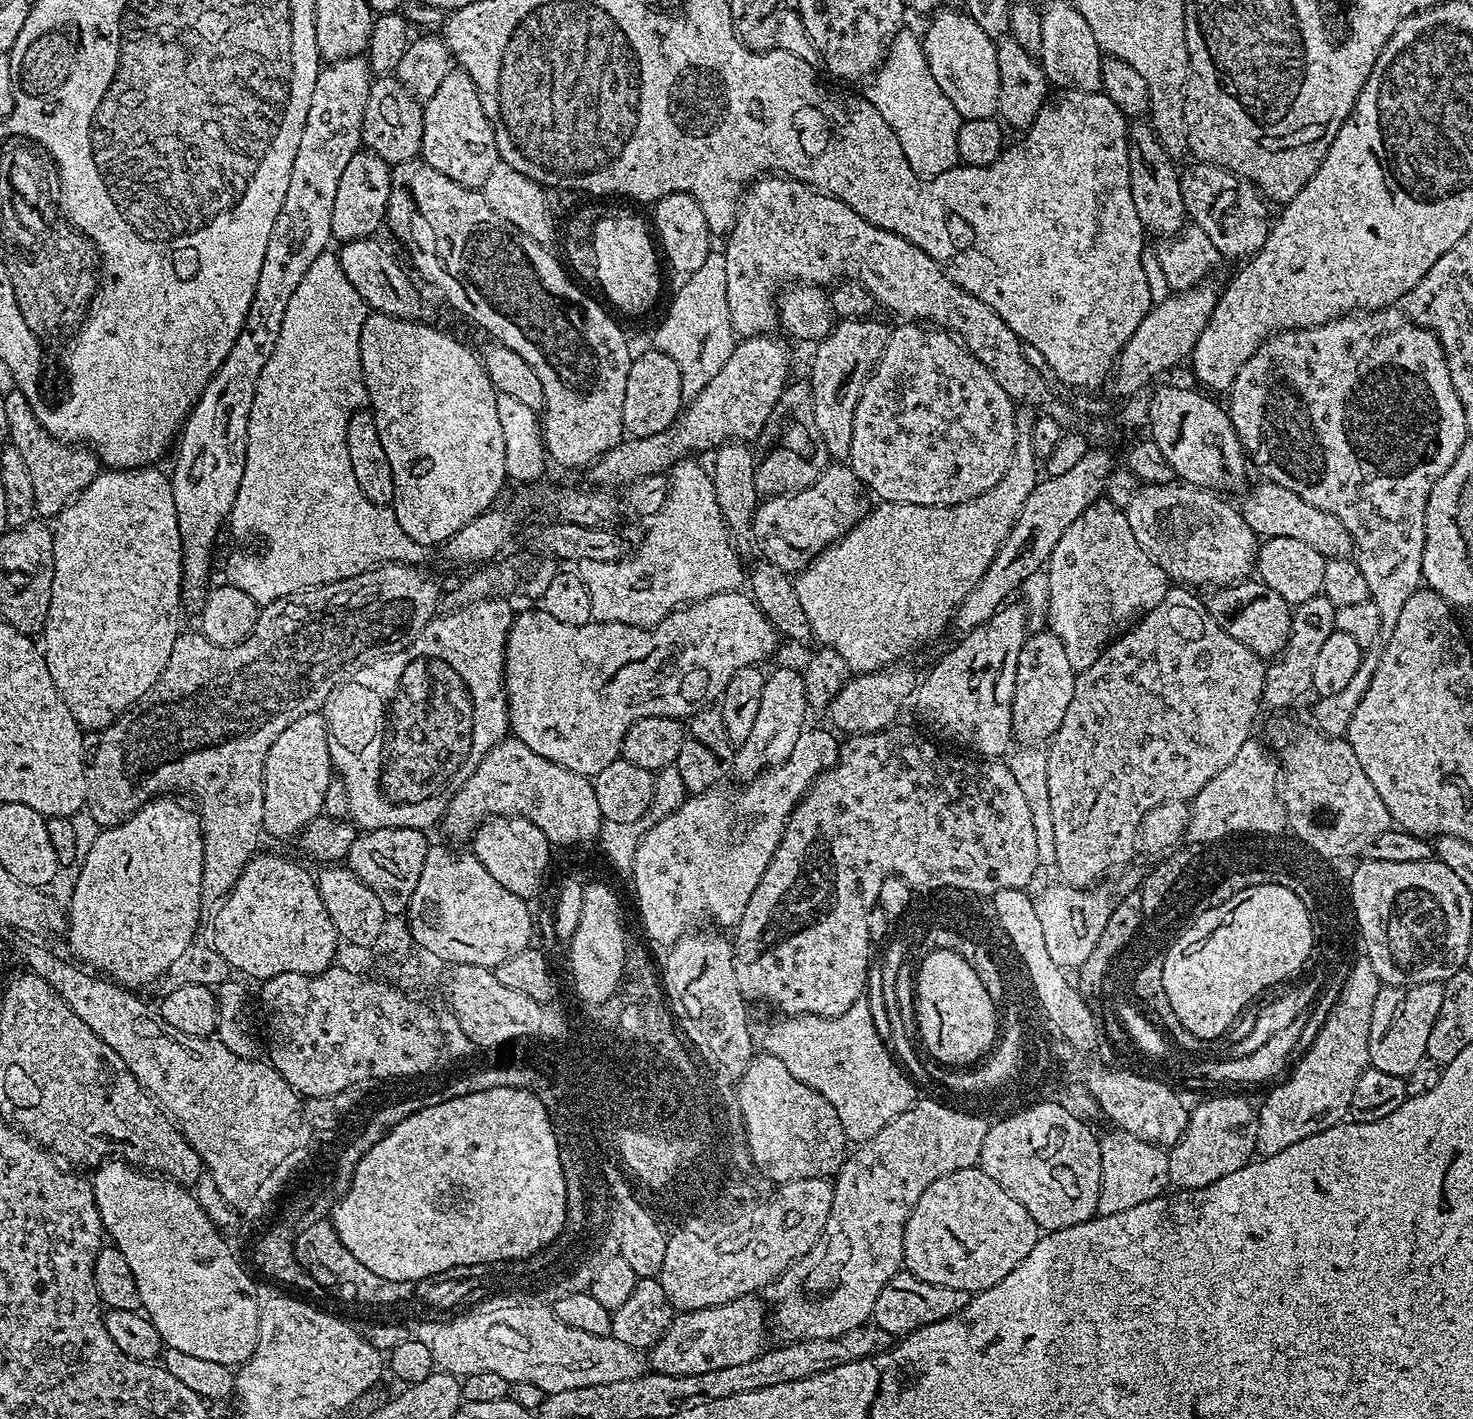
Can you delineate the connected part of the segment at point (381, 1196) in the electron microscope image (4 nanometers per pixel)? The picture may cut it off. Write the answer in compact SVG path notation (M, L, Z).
M504 1088L483 1090L451 1098L436 1106L426 1106L388 1130L377 1145L356 1164L353 1182L348 1192L335 1201L330 1212L332 1225L338 1238L366 1270L374 1270L378 1278L390 1278L394 1282L425 1280L447 1272L450 1267L492 1264L503 1260L522 1260L542 1251L560 1235L567 1222L567 1200L564 1198L564 1180L560 1176L562 1162L559 1160L560 1143L550 1108L542 1103L534 1091L527 1088Z

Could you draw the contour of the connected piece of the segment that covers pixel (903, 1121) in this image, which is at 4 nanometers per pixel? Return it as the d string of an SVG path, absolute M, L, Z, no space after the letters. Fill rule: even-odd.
M920 1098L917 1099L916 1103L911 1104L905 1112L898 1114L898 1118L886 1122L886 1126L882 1126L882 1130L878 1130L878 1134L874 1134L874 1138L859 1141L847 1153L844 1165L840 1167L839 1172L834 1177L832 1186L834 1202L830 1206L830 1218L826 1218L826 1226L822 1230L818 1242L814 1242L811 1250L802 1258L795 1260L776 1280L775 1284L771 1285L770 1293L772 1292L772 1296L776 1301L770 1304L770 1320L771 1323L772 1320L776 1323L777 1330L784 1335L784 1338L789 1341L834 1338L855 1328L861 1328L863 1324L872 1320L874 1302L878 1302L878 1294L882 1294L882 1286L886 1286L886 1282L890 1282L890 1278L894 1278L896 1273L904 1268L904 1227L914 1210L914 1206L918 1206L918 1198L922 1198L922 1194L926 1190L926 1186L930 1186L930 1182L938 1182L938 1178L942 1178L946 1174L954 1174L958 1170L966 1170L979 1165L980 1155L982 1154L982 1141L985 1140L988 1133L988 1125L989 1121L987 1119L983 1120L982 1117L975 1116L972 1112L959 1112L958 1109L951 1108L948 1104L939 1104L936 1100Z

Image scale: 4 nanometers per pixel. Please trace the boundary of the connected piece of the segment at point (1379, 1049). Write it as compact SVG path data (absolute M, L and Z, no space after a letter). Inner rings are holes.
M1410 984L1384 986L1374 998L1374 1014L1370 1014L1371 1067L1386 1070L1386 1074L1406 1077L1418 1062L1427 1057L1426 1042L1430 1042L1430 1030L1438 1010L1442 1010L1443 984Z

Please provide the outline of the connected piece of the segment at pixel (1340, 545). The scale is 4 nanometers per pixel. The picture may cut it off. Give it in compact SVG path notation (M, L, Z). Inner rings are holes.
M1264 480L1244 500L1244 505L1239 505L1239 512L1244 516L1246 526L1260 538L1294 538L1298 542L1306 542L1313 550L1318 550L1326 558L1351 557L1354 549L1352 539L1334 518L1334 514L1326 514L1326 510L1318 510L1310 506L1310 502L1298 498L1294 490L1286 490L1286 486L1278 486L1272 480Z

